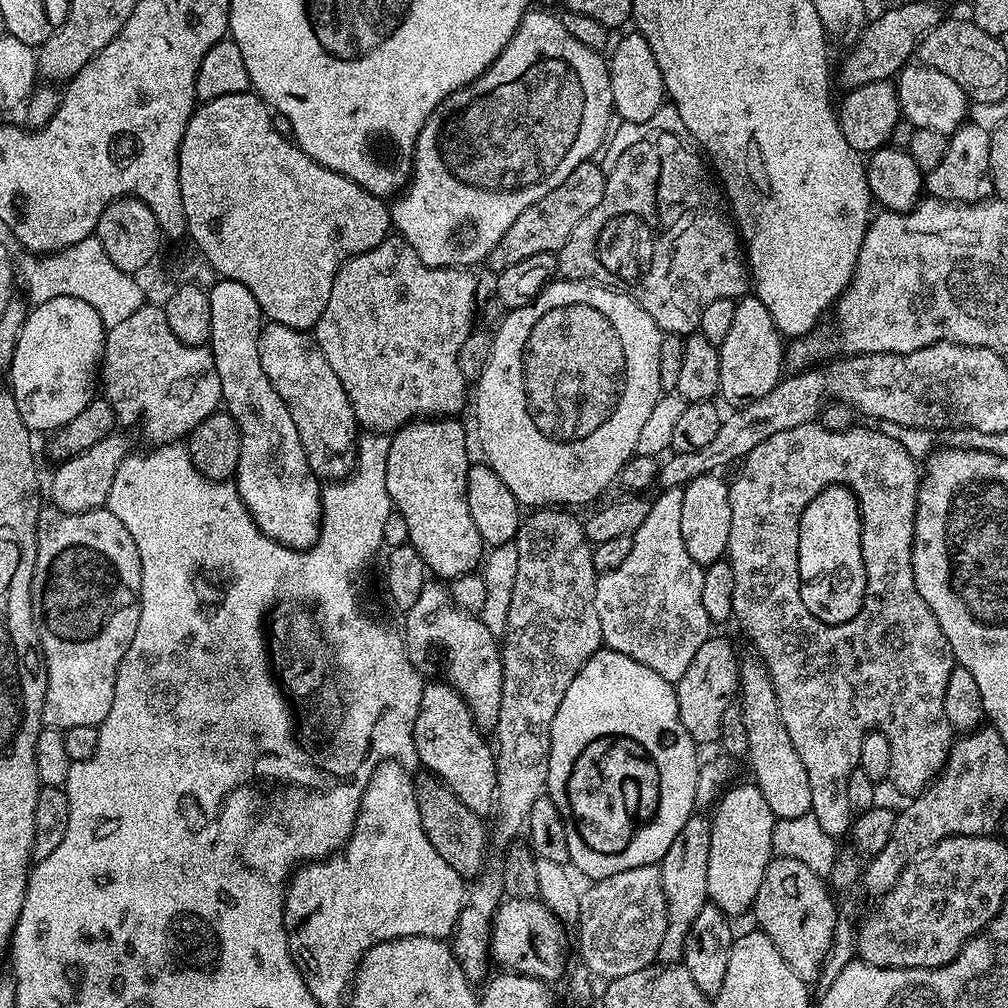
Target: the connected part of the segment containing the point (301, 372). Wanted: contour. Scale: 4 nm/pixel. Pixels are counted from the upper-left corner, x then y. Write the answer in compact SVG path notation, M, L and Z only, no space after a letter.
M265 323L258 338L258 358L262 358L262 370L266 370L270 386L278 390L278 398L286 402L286 410L290 410L290 418L298 426L298 438L302 438L302 450L306 450L313 472L328 482L339 482L349 476L356 466L356 415L315 335L311 331L299 332L290 326Z

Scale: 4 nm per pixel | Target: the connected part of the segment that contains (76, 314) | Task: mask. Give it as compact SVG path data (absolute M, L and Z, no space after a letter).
M59 296L50 298L50 302L35 305L24 320L22 330L18 334L18 342L14 350L12 367L12 384L10 391L14 394L14 402L18 402L18 411L22 413L22 422L34 434L40 432L55 433L64 428L94 398L98 388L98 373L102 368L104 355L104 337L106 329L102 318L98 318L98 310L90 306L90 302L82 302L82 298L73 296Z

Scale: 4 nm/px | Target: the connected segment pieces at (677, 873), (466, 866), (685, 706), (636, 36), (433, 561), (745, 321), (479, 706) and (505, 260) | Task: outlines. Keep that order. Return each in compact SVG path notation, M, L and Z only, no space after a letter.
M693 814L682 826L678 838L670 842L670 850L666 850L658 867L660 881L668 907L668 925L662 938L659 959L665 964L674 964L684 959L684 943L691 923L697 918L704 904L709 903L706 890L706 862L710 854L710 830L712 821L707 815Z
M424 774L416 780L416 797L418 810L422 814L422 826L426 830L426 838L442 859L450 862L454 870L465 878L475 878L485 867L484 851L490 848L490 832L487 827L480 828L481 813L472 812L449 788L444 787L439 779Z
M719 634L708 637L706 642L702 642L698 654L694 654L694 662L686 666L686 674L675 685L676 697L678 698L678 714L682 718L682 726L686 726L686 734L690 734L697 746L704 744L716 744L720 738L722 730L722 718L728 708L733 707L734 701L738 696L740 686L740 660L736 652L732 649L732 644L728 640L723 640Z
M628 30L624 37L611 49L612 56L608 60L610 74L610 90L612 91L612 106L617 117L624 119L625 125L644 124L666 102L662 70L658 70L658 62L654 62L654 50L650 50L650 42L641 32Z
M428 418L423 422L405 424L391 433L390 454L386 458L386 490L392 499L393 509L406 518L408 543L422 554L422 562L429 573L444 582L477 571L486 555L486 545L478 534L478 526L474 526L474 518L470 518L470 506L466 502L470 436L464 433L458 421L456 418Z
M745 294L736 300L730 330L718 347L719 395L724 396L726 403L732 404L728 406L743 406L762 398L780 383L783 368L786 368L786 344L774 326L774 318L770 318L770 310L762 306L755 294Z
M440 582L424 583L422 595L415 600L414 606L410 606L408 612L403 613L402 620L404 649L408 661L419 670L421 676L435 678L456 690L468 704L477 728L495 729L498 710L502 706L504 681L498 637L486 630L479 615L456 605L450 598L447 587Z
M584 160L574 170L570 170L570 178L562 182L562 186L554 186L550 194L545 194L543 198L538 198L518 218L514 218L510 230L502 234L502 240L494 246L494 250L488 256L487 267L492 267L493 273L506 270L506 266L514 266L514 262L522 262L522 258L531 258L534 254L546 254L547 252L556 254L562 246L566 246L566 238L602 202L602 194L606 190L604 181L606 172L599 163L592 160Z

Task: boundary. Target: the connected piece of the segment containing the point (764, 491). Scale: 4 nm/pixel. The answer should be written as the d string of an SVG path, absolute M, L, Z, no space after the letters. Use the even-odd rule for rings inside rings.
M813 422L811 424L803 424L802 426L794 426L792 430L778 430L778 434L770 434L770 438L766 438L766 442L758 442L758 446L754 446L754 450L750 450L750 454L744 457L739 465L740 473L736 476L736 481L731 481L728 493L730 494L730 538L728 539L728 551L726 558L730 562L730 566L734 570L734 606L732 607L732 615L735 623L740 623L744 627L744 632L748 635L748 640L752 643L751 651L768 667L768 673L772 679L774 686L774 694L778 698L778 710L782 714L782 726L786 726L786 734L790 734L790 742L794 742L794 750L798 750L798 758L802 758L802 766L806 766L806 774L810 778L810 798L812 799L812 810L810 815L818 822L818 826L822 826L822 830L826 830L826 834L830 834L833 838L847 837L849 835L854 813L848 795L846 794L846 782L850 782L850 774L857 771L860 762L860 751L862 750L862 742L868 737L869 732L873 729L879 730L882 734L886 734L886 738L890 742L890 774L888 780L900 792L905 792L905 797L911 798L919 796L933 780L939 776L944 763L948 760L948 755L954 743L954 733L950 722L946 718L946 684L950 682L950 674L954 667L954 657L950 642L946 642L946 634L942 634L942 626L938 626L938 618L934 618L934 614L930 610L930 606L926 606L926 602L922 598L922 594L918 594L918 586L914 582L914 570L912 569L912 543L914 542L914 534L916 533L916 503L918 502L918 490L920 489L921 469L916 468L916 460L908 453L908 448L900 440L895 440L892 436L887 436L884 432L875 432L872 428L856 428L857 426L849 426L843 430L839 428L828 428L823 422ZM831 484L842 484L846 488L851 488L856 501L860 503L860 517L862 518L862 558L864 559L864 569L866 570L866 586L864 587L864 604L858 610L858 614L852 620L847 620L841 624L827 624L818 618L814 618L814 614L810 614L810 610L806 610L806 602L802 602L802 594L800 593L800 575L798 574L798 530L802 522L802 514L806 510L806 506L810 506L810 502L814 502L814 498L818 494L822 494L822 490L826 490Z

